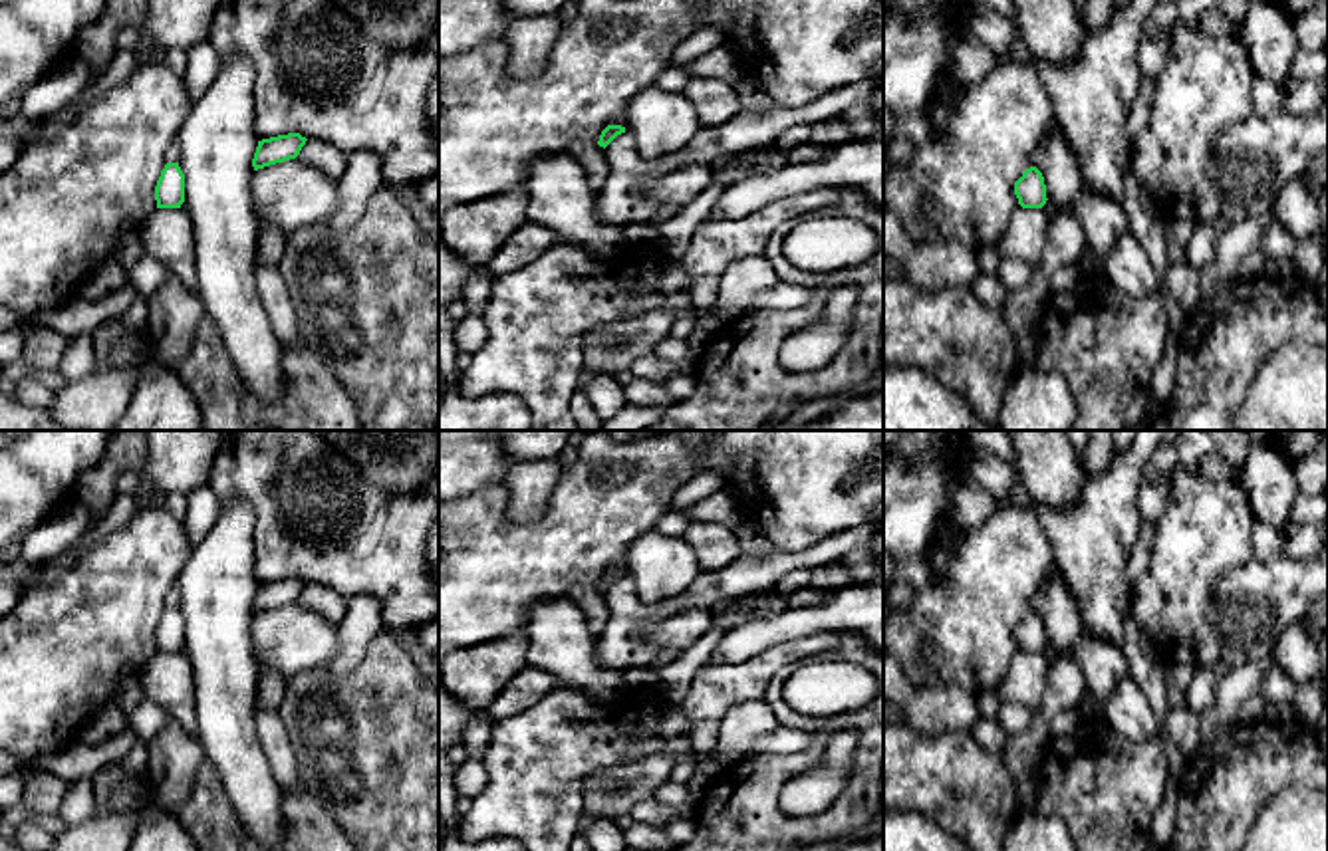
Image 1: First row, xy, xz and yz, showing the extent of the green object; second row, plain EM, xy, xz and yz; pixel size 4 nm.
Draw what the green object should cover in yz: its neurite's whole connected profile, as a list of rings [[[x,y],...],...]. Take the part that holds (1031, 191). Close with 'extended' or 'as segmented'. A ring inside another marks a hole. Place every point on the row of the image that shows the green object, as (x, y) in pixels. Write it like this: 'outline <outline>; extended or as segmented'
outline [[[1030,167],[1014,182],[1014,194],[1022,208],[1042,208],[1046,204],[1044,177],[1036,167]]]; as segmented

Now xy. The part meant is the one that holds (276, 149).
outline [[[300,133],[278,135],[258,141],[252,167],[254,171],[296,159],[306,145],[306,137]]]; as segmented

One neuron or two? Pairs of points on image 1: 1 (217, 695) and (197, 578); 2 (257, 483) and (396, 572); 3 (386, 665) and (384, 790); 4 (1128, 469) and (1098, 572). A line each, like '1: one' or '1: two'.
1: one
2: one
3: one
4: one

